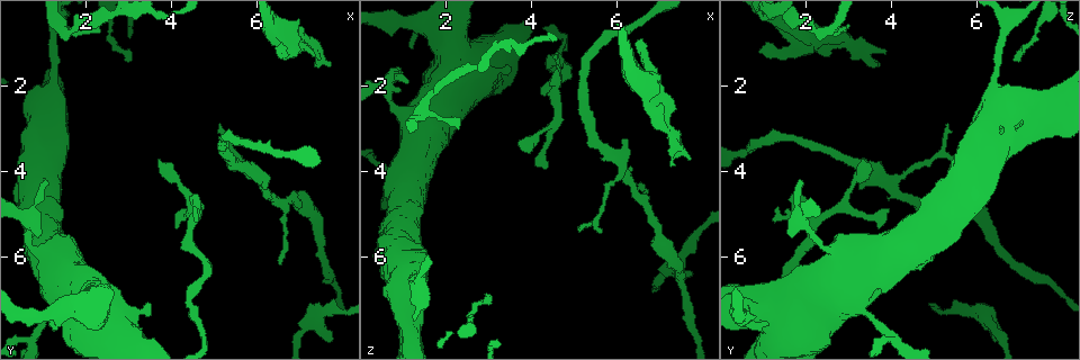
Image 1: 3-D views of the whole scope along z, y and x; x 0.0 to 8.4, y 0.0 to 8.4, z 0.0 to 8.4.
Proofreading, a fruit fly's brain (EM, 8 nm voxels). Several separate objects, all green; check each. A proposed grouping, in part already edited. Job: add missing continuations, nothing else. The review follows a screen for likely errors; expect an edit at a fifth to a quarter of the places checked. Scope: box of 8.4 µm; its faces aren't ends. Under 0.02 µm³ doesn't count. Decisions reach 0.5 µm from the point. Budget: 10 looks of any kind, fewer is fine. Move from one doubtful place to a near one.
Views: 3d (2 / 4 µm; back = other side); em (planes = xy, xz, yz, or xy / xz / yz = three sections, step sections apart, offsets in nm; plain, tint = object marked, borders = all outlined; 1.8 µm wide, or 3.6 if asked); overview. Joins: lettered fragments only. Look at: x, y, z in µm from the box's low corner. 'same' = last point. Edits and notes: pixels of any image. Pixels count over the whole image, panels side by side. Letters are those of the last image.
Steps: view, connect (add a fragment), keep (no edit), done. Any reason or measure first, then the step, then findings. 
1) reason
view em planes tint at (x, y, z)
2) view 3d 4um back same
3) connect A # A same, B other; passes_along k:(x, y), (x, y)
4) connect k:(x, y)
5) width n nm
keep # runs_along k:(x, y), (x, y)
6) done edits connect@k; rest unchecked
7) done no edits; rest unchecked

branch stops here
view em planes borders at (7.35, 1.25, 3.85)

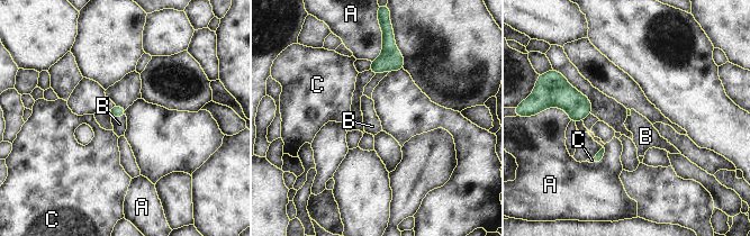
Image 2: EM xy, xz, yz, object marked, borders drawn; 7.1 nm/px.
connect B # A other, B same, C other; passes_along 2:(116, 110), (118, 116), (119, 124); it goes on there

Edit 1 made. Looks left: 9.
an open end
view em xz step 4 plain at (6.55, 1.20, 0.95)

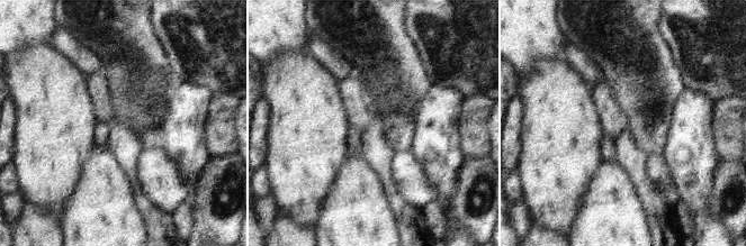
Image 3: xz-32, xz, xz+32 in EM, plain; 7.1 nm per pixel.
what lies round it
view em xz step 4 borders same

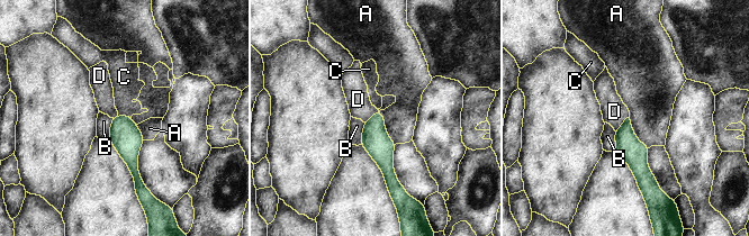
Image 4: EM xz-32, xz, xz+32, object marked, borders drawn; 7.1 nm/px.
width 150 nm
keep # A other, B other, C other, D other; border 4:(629, 116), (615, 130); none of them fits

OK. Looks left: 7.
an open end
view em planes borders at (6.25, 4.40, 3.30)

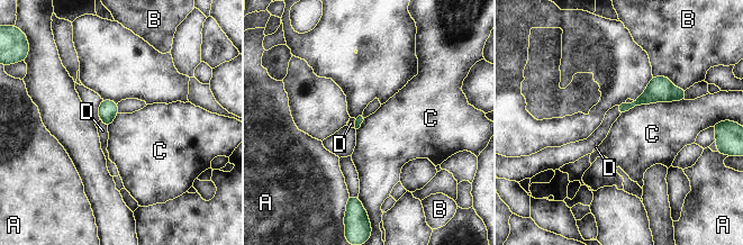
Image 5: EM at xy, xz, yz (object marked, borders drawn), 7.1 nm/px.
keep # A other, B other, C other, D other; border 5:(686, 99), (643, 103), (619, 116); no lettered fragment goes on from it

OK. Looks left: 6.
free end
view 3d 2um back at (4.55, 4.50, 1.70)

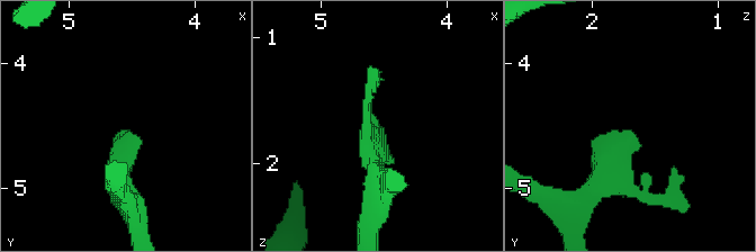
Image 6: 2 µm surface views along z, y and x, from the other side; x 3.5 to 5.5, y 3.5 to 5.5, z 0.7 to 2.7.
view em yz step 4 tint at (4.54, 4.52, 1.70)

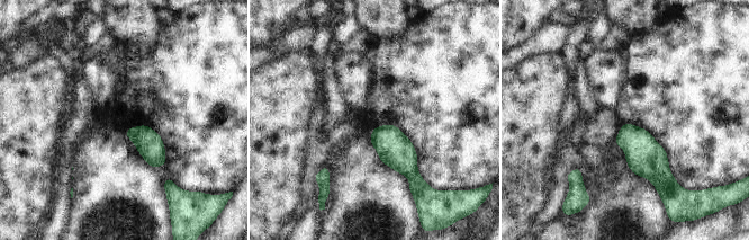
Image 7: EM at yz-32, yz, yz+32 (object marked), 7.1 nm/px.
view em xz step 8 borders same

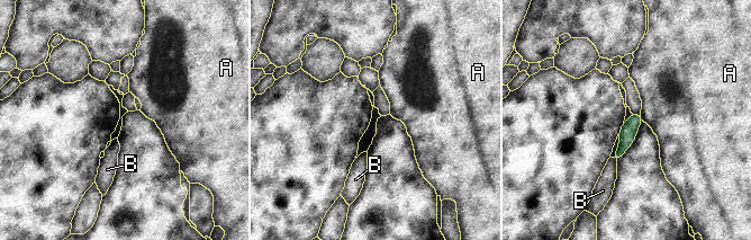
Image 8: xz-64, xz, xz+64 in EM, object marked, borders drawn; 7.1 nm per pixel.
longest_contact A 50 nm
keep # A other, B other; runs_along 8:(635, 116), (625, 143), (617, 156); none of them fits

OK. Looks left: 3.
done edits connect@2; rest unchecked

